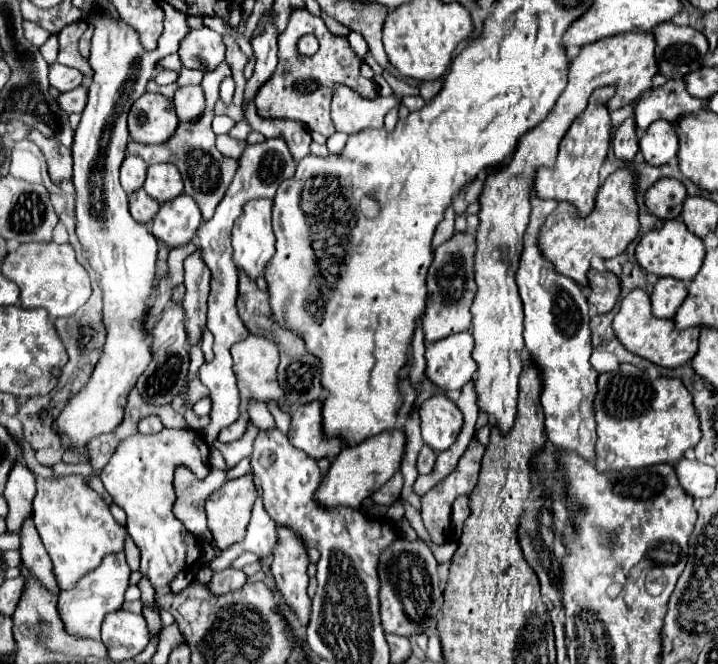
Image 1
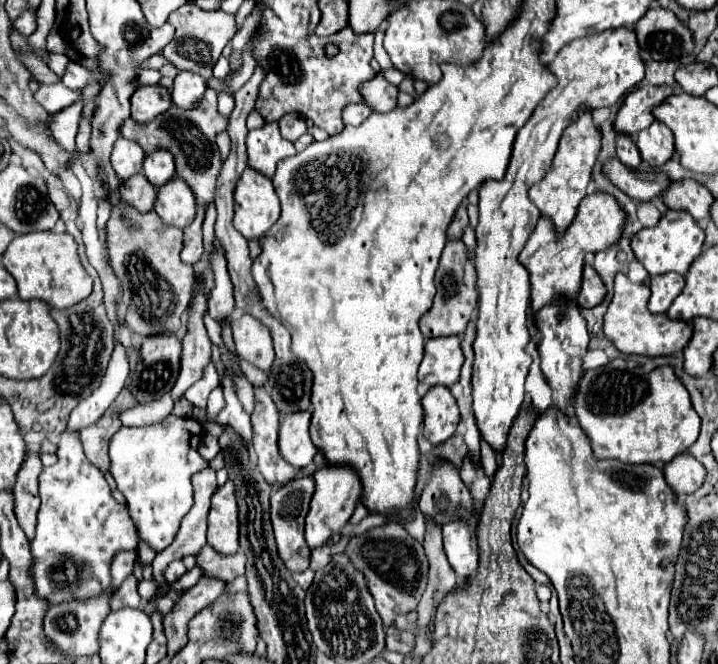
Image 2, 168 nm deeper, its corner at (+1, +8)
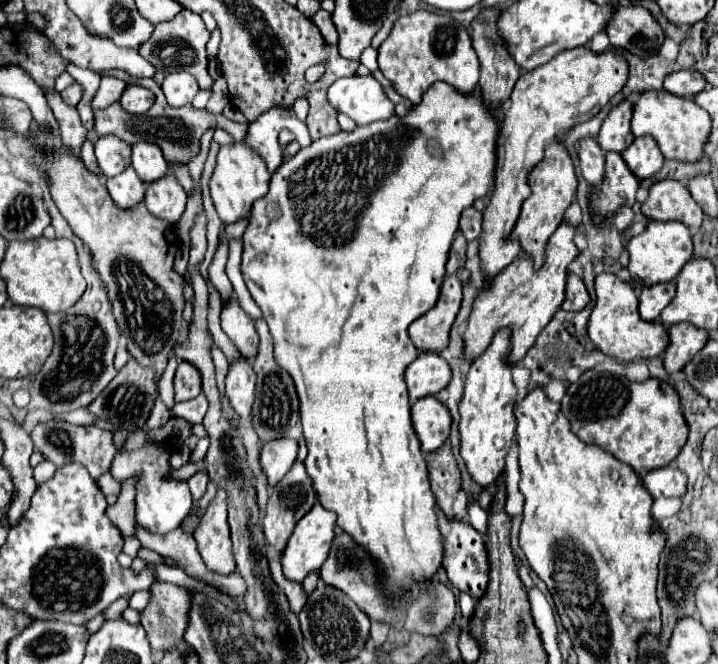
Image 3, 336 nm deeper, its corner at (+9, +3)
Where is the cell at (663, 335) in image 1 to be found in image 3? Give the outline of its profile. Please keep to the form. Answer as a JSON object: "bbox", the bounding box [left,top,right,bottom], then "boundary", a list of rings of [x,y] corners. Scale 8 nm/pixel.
{"bbox":[589,274,669,362],"boundary":[[[599,274],[595,278],[597,304],[589,318],[589,338],[607,356],[621,362],[649,360],[661,356],[669,346],[669,334],[659,320],[647,322],[639,316],[637,296],[627,282],[621,282],[615,274]]]}

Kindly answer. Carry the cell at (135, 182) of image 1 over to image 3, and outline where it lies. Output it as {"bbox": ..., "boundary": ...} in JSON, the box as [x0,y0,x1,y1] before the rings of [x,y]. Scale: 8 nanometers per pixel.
{"bbox":[95,136,131,178],"boundary":[[[101,136],[95,142],[95,156],[101,172],[113,178],[131,166],[131,146],[117,136]]]}

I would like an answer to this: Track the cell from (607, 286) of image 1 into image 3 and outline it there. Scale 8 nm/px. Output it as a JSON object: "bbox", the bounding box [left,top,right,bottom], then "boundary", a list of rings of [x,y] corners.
{"bbox":[563,274,591,310],"boundary":[[[577,274],[567,276],[567,292],[565,292],[565,302],[563,310],[583,310],[591,302],[591,296],[585,288],[585,282]]]}

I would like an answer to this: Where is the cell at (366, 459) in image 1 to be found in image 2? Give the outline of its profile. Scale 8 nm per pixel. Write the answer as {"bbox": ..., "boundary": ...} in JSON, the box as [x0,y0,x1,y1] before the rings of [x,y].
{"bbox":[305,467,359,549],"boundary":[[[323,467],[313,475],[315,479],[315,495],[311,499],[311,509],[305,519],[305,541],[309,549],[317,549],[327,545],[327,541],[341,533],[341,529],[351,519],[355,505],[359,501],[359,477],[351,473],[351,469],[327,469]]]}

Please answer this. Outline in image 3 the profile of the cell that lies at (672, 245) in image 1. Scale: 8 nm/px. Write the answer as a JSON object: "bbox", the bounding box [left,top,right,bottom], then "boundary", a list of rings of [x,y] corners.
{"bbox":[627,220,693,286],"boundary":[[[651,220],[643,234],[633,236],[627,244],[629,252],[629,272],[633,280],[641,280],[645,286],[671,282],[677,278],[685,262],[693,256],[693,240],[687,226],[681,222],[655,222]]]}

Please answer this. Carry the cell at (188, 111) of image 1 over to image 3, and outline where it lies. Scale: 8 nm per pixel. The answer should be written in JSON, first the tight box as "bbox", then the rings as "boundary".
{"bbox":[161,74,199,108],"boundary":[[[167,74],[161,88],[163,88],[163,94],[165,94],[167,102],[173,108],[191,104],[197,90],[199,90],[197,80],[191,78],[191,74]]]}

